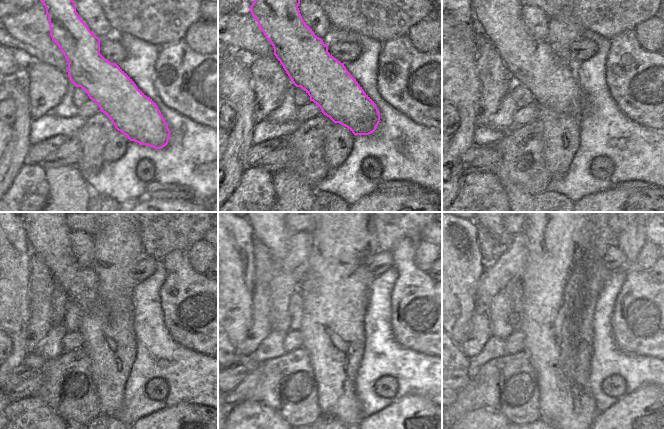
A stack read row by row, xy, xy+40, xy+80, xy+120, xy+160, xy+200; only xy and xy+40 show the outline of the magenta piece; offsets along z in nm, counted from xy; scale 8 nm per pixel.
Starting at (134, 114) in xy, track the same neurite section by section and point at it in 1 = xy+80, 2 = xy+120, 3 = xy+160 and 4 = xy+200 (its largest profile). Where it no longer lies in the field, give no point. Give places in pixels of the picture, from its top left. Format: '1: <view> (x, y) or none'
1: xy+80 (497, 8)
2: xy+120 (48, 235)
3: xy+160 (271, 236)
4: xy+200 (492, 239)

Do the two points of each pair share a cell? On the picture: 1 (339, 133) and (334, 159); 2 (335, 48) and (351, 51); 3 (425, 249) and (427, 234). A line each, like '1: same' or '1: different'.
1: same
2: same
3: different

